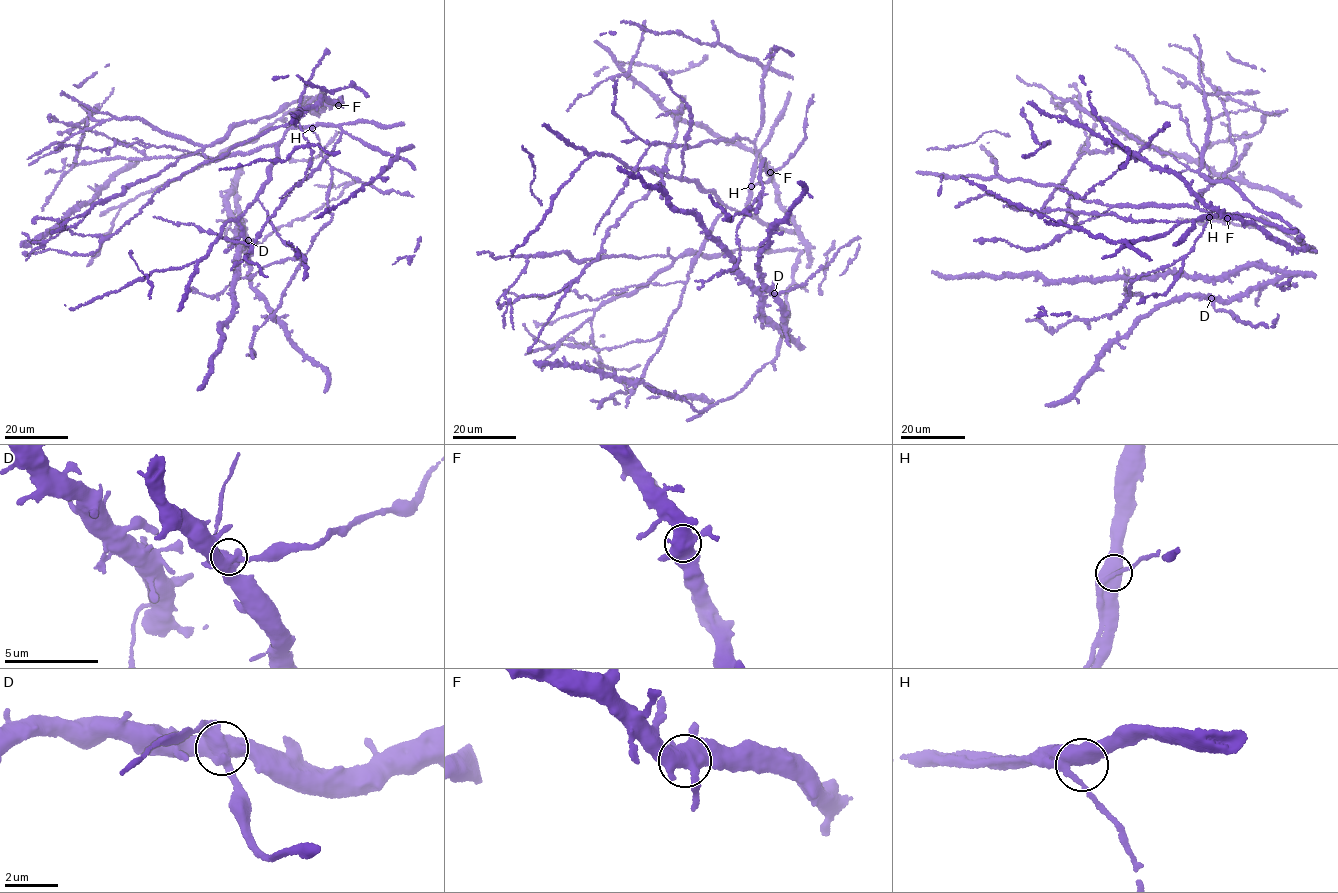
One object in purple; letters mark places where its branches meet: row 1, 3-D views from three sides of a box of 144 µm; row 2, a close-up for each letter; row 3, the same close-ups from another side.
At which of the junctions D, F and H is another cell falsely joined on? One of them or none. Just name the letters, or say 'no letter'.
D

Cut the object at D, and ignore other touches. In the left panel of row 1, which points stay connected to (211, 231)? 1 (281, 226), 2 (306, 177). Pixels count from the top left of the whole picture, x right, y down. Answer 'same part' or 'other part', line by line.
1: other part
2: same part

